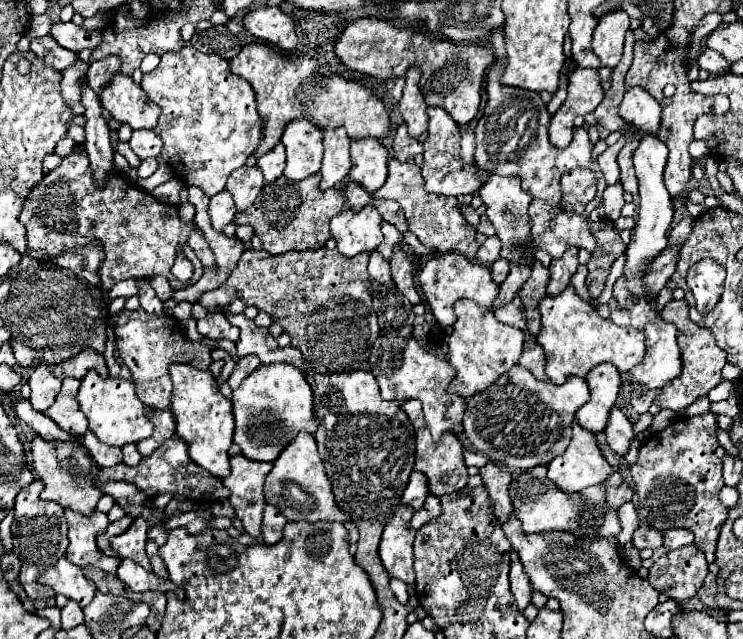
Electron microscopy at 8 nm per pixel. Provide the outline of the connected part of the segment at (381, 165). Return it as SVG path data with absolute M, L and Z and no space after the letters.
M364 138L352 142L352 170L350 180L364 186L370 194L374 194L388 178L388 150L376 138Z

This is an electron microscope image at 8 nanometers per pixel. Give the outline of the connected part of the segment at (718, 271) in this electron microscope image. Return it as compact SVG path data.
M704 258L690 266L686 282L694 294L696 310L700 314L708 314L720 300L724 288L724 266L712 258Z

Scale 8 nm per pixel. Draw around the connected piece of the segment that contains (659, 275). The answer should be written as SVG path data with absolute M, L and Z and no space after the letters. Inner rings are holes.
M674 244L672 248L666 248L652 262L652 272L648 272L648 278L644 278L644 282L648 282L648 292L652 292L652 296L658 296L658 292L664 288L664 284L674 274L676 262L678 262L678 256L680 256L680 246L682 244Z

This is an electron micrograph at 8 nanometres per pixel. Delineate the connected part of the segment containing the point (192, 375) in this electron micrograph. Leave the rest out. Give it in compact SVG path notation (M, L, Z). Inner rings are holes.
M172 364L170 376L174 382L170 410L176 418L176 436L188 444L188 456L192 462L216 478L226 478L230 474L228 448L232 446L234 434L232 402L222 396L216 378L208 370L198 370L190 364Z

